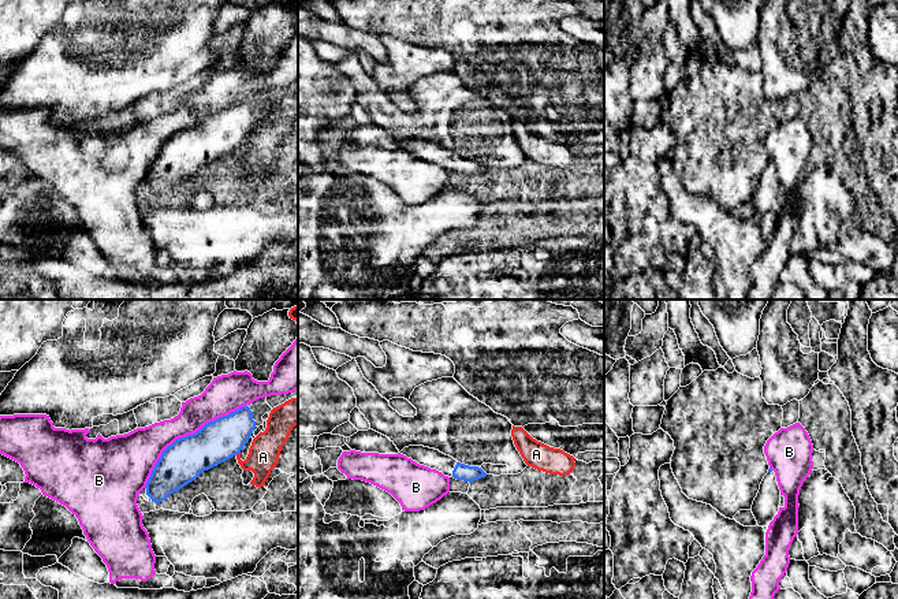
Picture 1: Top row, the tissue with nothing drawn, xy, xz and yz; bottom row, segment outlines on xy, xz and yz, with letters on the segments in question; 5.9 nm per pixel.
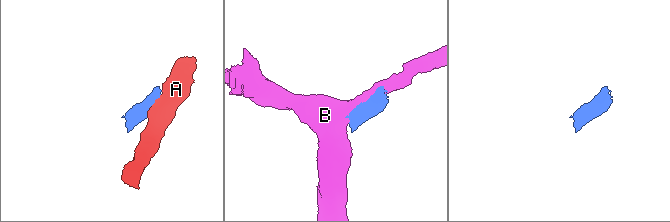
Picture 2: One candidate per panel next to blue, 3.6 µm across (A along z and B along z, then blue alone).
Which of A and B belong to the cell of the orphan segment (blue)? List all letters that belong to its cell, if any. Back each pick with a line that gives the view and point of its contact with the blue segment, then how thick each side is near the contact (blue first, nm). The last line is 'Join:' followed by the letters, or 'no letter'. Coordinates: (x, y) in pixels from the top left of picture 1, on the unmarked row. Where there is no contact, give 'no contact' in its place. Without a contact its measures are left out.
Join: no letter

